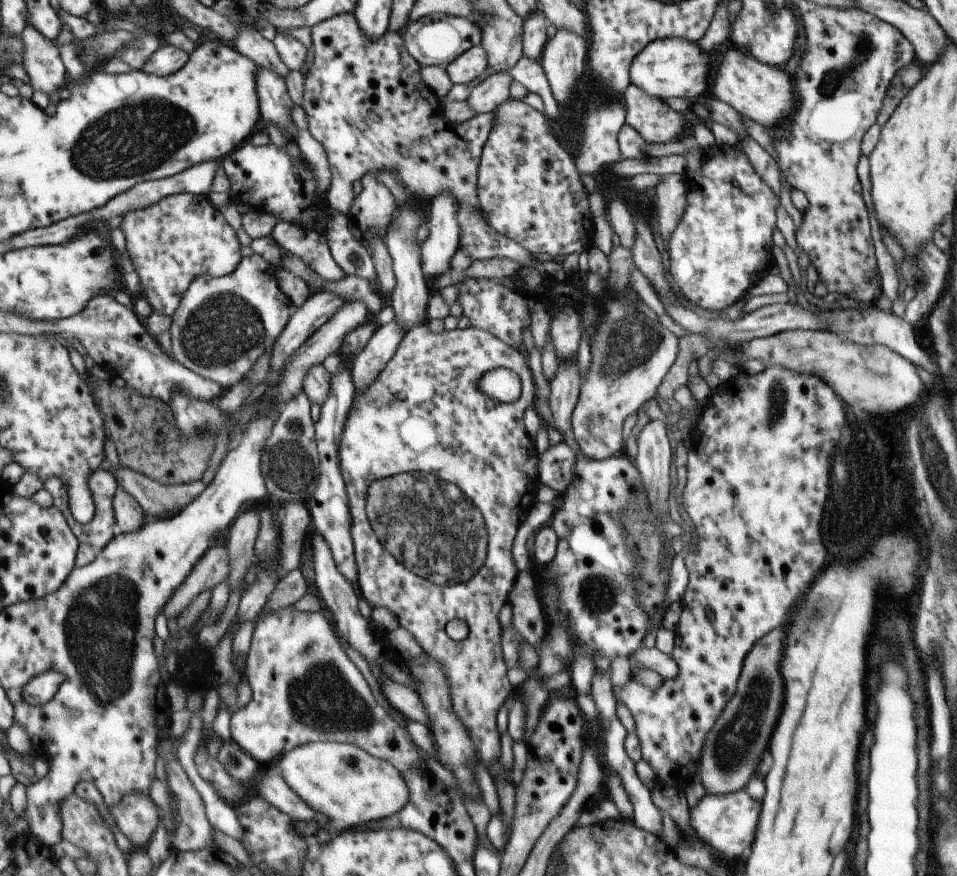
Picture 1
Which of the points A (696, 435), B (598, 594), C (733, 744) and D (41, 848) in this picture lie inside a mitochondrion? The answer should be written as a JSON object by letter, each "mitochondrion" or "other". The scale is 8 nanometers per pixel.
{"A":"other","B":"mitochondrion","C":"mitochondrion","D":"other"}

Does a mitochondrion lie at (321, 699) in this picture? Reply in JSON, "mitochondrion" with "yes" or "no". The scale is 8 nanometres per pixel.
{"mitochondrion":"yes"}

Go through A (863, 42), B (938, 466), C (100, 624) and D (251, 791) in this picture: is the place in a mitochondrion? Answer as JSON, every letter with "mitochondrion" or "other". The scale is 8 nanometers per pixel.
{"A":"mitochondrion","B":"mitochondrion","C":"mitochondrion","D":"other"}

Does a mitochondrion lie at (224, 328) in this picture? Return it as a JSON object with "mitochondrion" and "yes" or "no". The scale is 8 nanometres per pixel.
{"mitochondrion":"yes"}

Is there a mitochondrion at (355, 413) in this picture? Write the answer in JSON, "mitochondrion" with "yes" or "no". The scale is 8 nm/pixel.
{"mitochondrion":"no"}

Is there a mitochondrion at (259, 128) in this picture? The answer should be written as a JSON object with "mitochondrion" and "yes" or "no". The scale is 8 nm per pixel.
{"mitochondrion":"no"}

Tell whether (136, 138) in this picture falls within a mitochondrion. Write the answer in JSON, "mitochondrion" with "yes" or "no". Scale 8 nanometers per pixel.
{"mitochondrion":"yes"}

